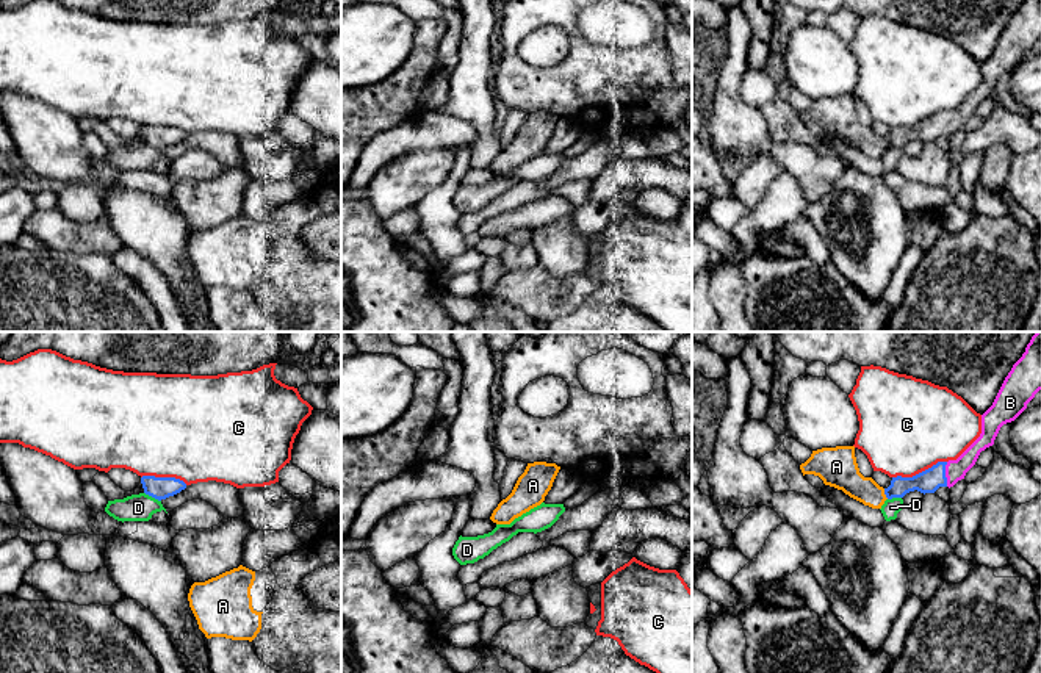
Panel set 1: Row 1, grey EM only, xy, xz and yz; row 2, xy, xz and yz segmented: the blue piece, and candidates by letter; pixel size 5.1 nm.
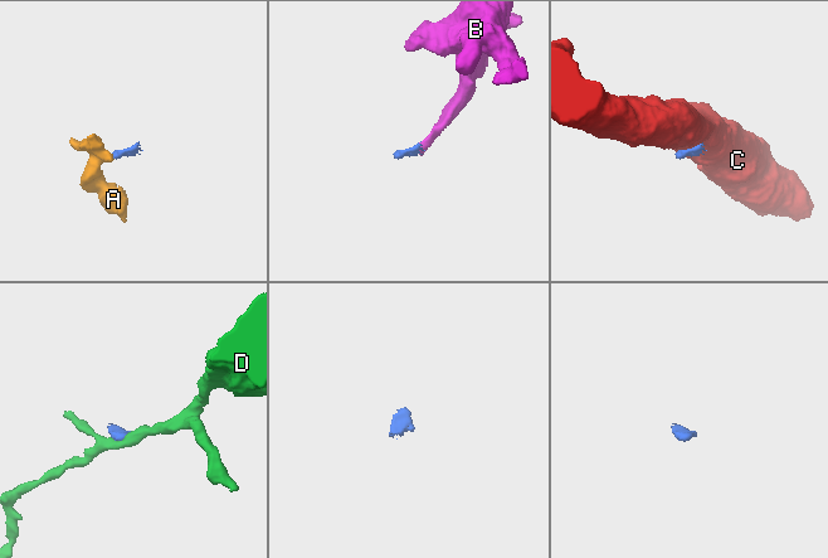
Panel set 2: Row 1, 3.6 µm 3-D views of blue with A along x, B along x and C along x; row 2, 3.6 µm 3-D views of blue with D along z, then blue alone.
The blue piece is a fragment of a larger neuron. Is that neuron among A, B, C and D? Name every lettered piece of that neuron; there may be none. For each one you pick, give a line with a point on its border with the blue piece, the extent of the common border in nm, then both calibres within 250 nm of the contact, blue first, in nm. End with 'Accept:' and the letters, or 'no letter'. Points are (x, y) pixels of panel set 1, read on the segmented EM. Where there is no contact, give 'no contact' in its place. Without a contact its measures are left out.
A: contact yz (885, 493); length 60 nm; calibres 120 and 170 nm
B: contact yz (944, 475); length 130 nm; calibres 120 and 110 nm
Accept: A, B

